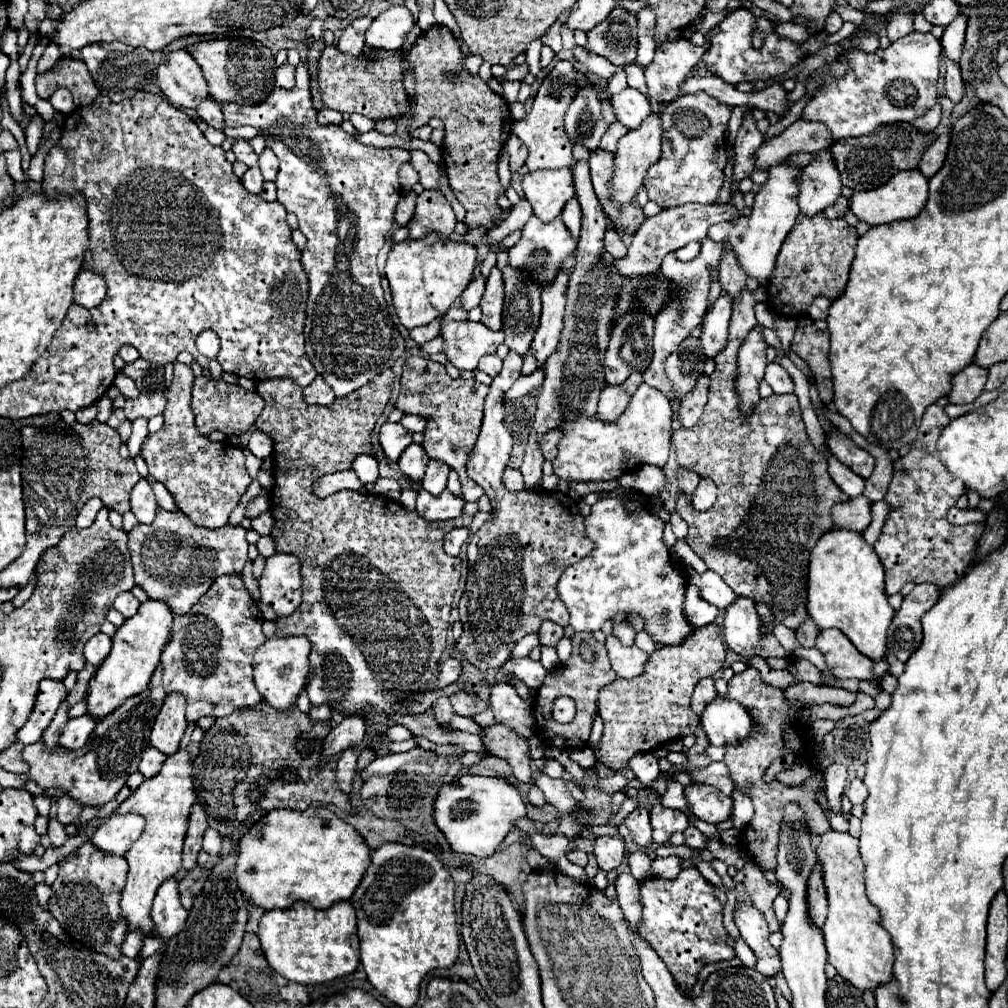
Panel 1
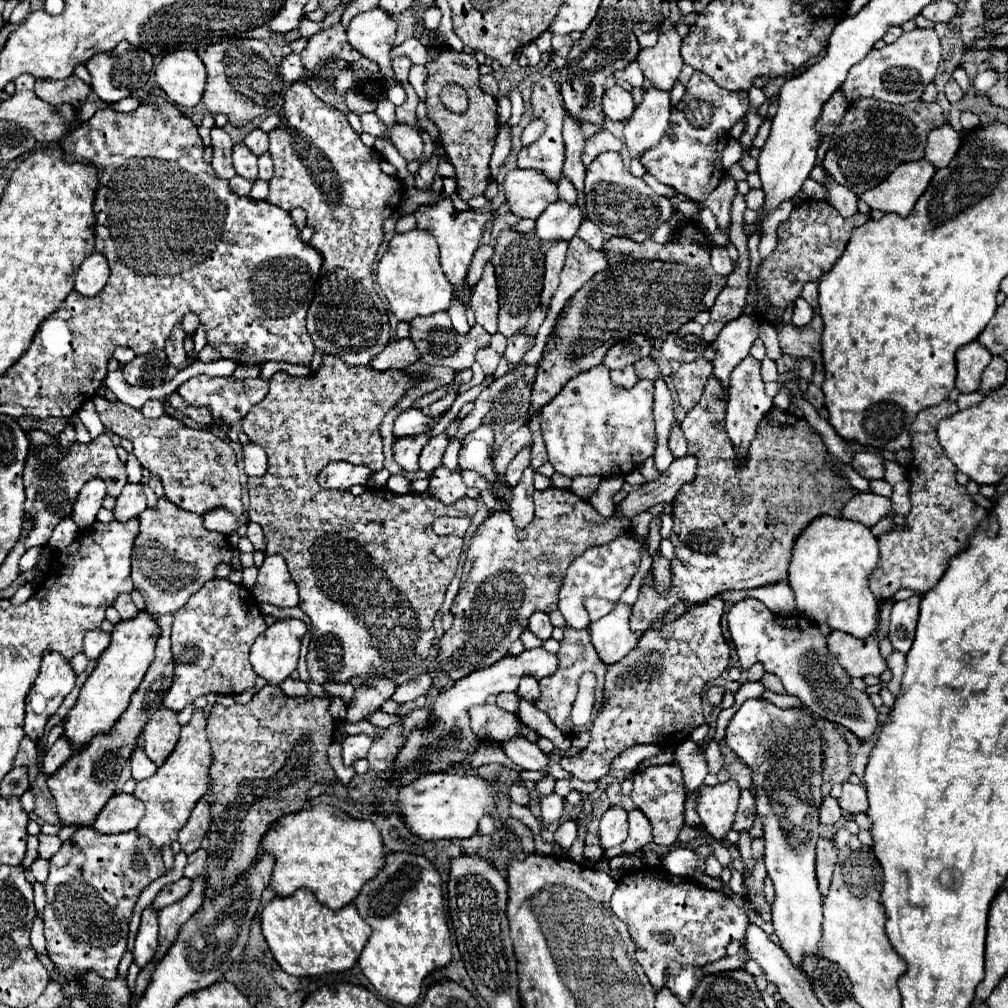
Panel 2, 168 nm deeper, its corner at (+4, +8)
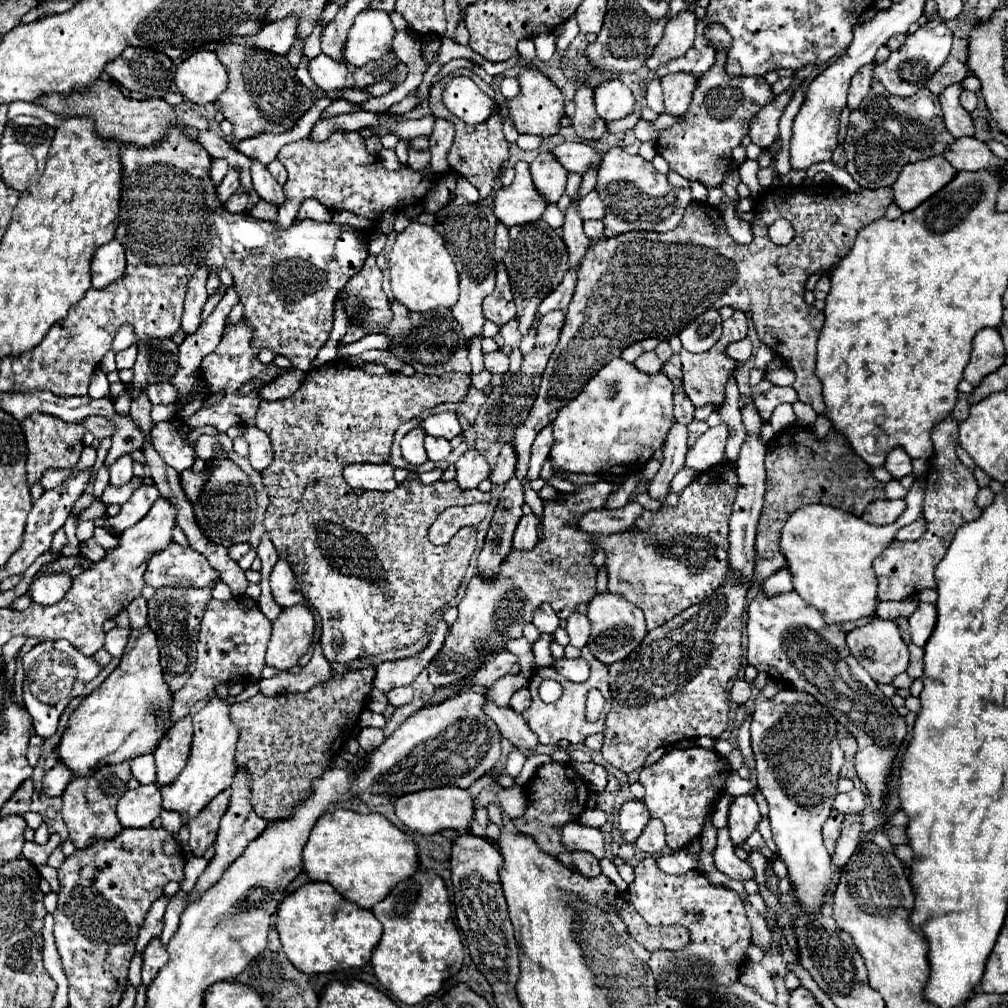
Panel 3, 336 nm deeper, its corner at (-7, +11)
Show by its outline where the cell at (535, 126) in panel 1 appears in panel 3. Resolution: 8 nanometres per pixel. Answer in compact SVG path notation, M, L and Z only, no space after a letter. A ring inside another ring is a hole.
M541 151L537 159L531 163L531 177L539 193L547 197L547 203L559 201L559 197L565 191L567 175L567 169L563 169L563 165L555 159L551 151Z

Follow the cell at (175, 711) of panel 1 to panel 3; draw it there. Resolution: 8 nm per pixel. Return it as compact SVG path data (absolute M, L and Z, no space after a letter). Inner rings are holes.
M183 717L177 721L159 741L153 751L155 765L157 765L157 783L167 785L171 783L185 767L189 749L193 739L193 725L191 717Z

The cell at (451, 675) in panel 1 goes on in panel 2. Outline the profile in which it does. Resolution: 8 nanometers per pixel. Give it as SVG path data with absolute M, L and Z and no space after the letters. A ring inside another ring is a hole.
M422 672L414 678L410 678L408 682L400 684L396 688L396 692L392 694L392 700L398 702L398 704L404 704L404 702L410 702L410 700L416 700L418 696L426 696L428 690L432 686L432 674L430 672Z

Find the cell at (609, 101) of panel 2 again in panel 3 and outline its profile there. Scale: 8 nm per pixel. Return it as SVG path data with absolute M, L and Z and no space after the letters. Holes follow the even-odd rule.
M619 79L601 83L597 89L597 113L605 121L623 119L635 111L637 99L633 91Z

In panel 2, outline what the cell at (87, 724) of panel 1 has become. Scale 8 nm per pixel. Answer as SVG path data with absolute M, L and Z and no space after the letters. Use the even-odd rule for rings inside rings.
M60 736L56 740L56 744L46 752L46 756L42 760L42 774L52 776L72 754L74 754L74 750L72 750L70 742L64 736Z

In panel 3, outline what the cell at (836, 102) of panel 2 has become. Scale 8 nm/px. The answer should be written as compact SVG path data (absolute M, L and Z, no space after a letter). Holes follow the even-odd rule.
M865 65L863 69L859 69L859 73L851 79L851 85L849 85L849 95L847 95L847 107L853 111L863 99L865 95L869 93L871 89L871 69L873 65Z

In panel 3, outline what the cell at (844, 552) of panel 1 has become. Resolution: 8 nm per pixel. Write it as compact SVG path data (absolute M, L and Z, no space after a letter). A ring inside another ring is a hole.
M917 479L907 493L907 509L887 527L871 525L861 517L849 515L835 507L809 505L797 509L781 531L781 551L787 557L795 591L803 597L803 601L817 607L827 623L875 617L879 601L877 579L871 563L883 553L883 549L887 549L889 541L895 539L899 527L913 523L923 515L923 495L923 479Z

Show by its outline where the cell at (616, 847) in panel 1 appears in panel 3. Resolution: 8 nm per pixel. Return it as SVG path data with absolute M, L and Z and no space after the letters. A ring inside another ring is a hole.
M637 799L625 801L619 809L619 835L621 835L621 839L625 843L635 843L649 819L651 817L649 817L643 801L637 801Z

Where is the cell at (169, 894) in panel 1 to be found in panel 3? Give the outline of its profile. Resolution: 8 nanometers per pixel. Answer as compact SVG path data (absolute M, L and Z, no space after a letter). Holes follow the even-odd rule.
M159 937L151 939L151 943L149 943L149 945L145 947L145 951L143 951L143 985L145 985L145 987L153 981L155 973L157 973L167 961L169 961L169 955L167 955L167 949L165 949L165 945L161 943L161 939L159 939Z

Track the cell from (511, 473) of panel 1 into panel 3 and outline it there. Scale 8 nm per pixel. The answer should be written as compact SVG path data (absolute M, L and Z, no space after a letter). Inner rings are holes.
M547 425L533 441L533 447L531 447L531 459L529 459L529 473L527 473L527 479L533 481L533 479L539 479L539 473L541 473L541 465L543 461L549 457L549 451L551 451L551 443L553 443L553 435L551 435L551 425Z

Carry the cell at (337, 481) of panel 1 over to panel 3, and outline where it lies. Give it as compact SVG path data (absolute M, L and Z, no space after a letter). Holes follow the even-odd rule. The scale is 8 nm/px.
M351 463L343 469L343 477L353 489L391 491L397 487L391 463Z

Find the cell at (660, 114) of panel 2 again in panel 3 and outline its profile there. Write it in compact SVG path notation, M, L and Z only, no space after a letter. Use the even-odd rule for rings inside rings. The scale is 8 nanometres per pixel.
M671 73L661 79L665 113L685 113L695 89L695 77L689 73Z

